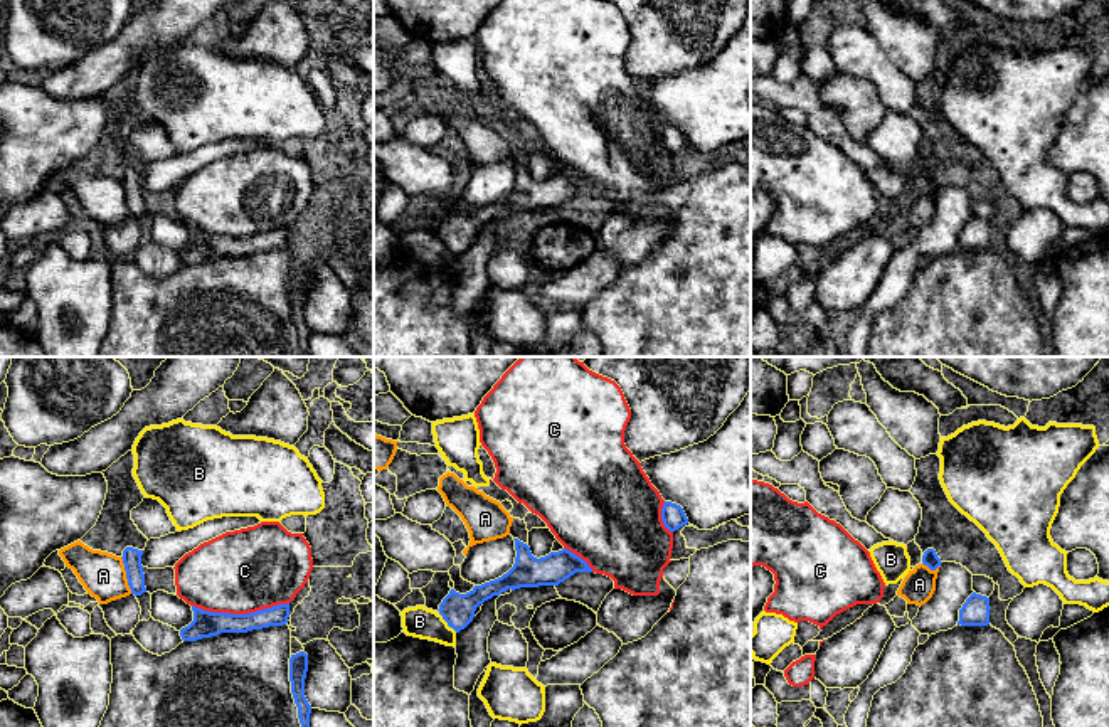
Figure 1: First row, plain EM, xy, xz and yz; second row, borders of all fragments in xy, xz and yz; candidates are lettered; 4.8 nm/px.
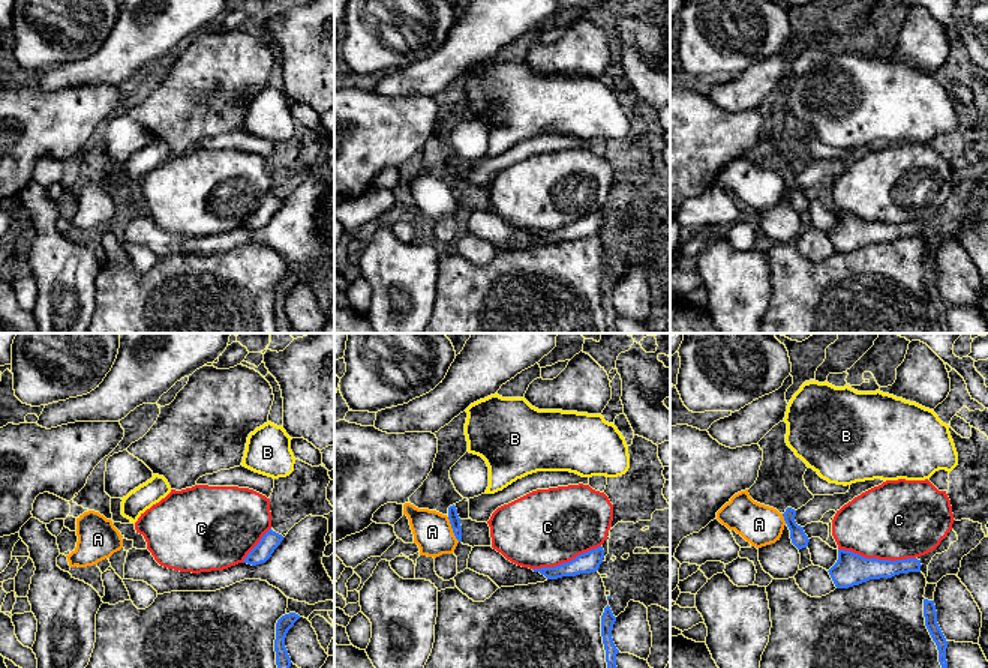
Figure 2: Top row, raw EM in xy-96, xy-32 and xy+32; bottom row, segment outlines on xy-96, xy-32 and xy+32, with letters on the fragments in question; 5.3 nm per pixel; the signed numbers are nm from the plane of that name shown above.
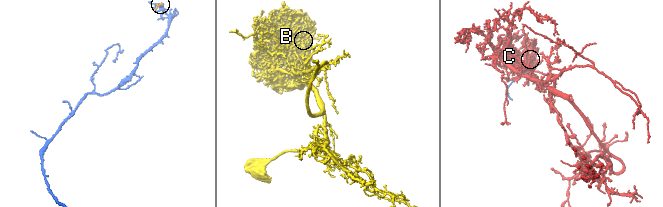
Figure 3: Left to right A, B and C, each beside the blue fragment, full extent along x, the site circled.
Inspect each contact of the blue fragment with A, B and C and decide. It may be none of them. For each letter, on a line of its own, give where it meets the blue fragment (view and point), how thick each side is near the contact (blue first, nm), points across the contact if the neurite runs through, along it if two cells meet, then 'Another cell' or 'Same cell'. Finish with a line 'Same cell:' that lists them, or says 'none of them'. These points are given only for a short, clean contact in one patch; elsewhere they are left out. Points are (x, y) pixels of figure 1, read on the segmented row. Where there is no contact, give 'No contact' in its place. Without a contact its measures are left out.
A: Touches blue at xy (127, 576). Thickness 100 nm (blue) against 220 nm. Boundary: xy (120, 557), (132, 593). Another cell
B: Touches blue at xz (446, 621). Thickness 160 nm (blue) against 150 nm. Another cell
C: Touches blue at xy (239, 615). Thickness 120 nm (blue) against 400 nm. Another cell
Same cell: none of them

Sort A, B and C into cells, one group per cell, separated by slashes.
A / B / C

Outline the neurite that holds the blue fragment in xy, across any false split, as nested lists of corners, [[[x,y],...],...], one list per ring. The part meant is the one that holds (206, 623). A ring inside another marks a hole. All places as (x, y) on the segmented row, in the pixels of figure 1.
[[[289,602],[249,614],[210,613],[192,606],[194,621],[180,629],[183,641],[197,641],[220,633],[247,633],[269,626],[283,626],[289,618]]]

